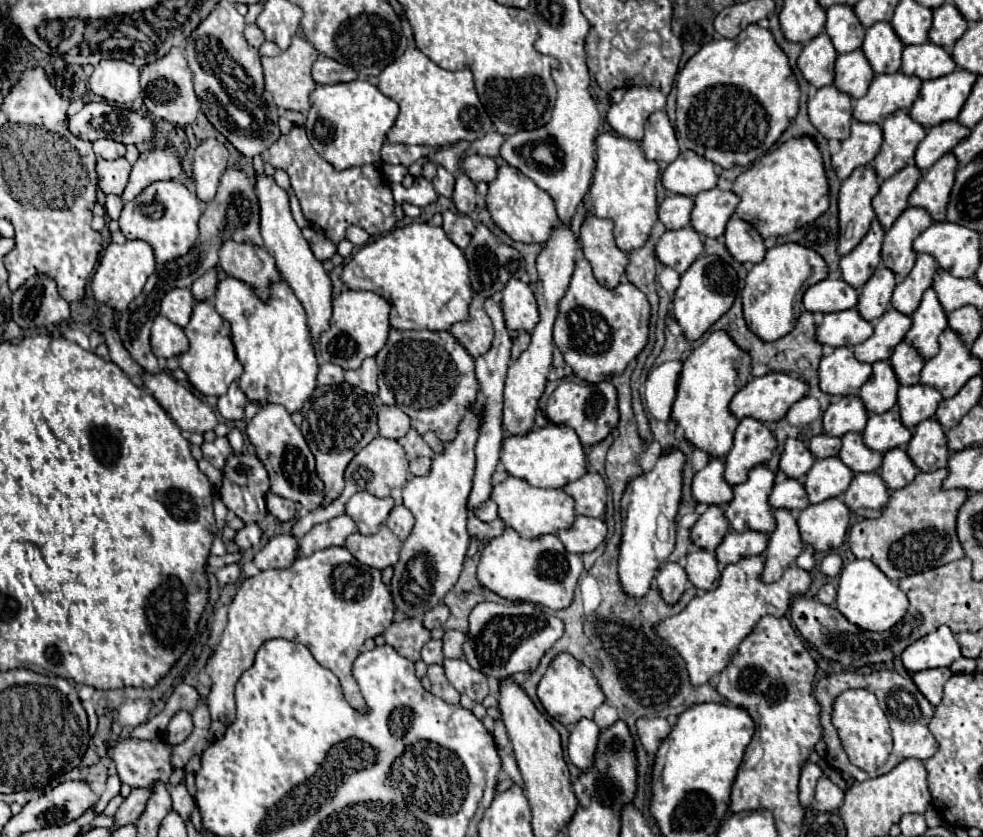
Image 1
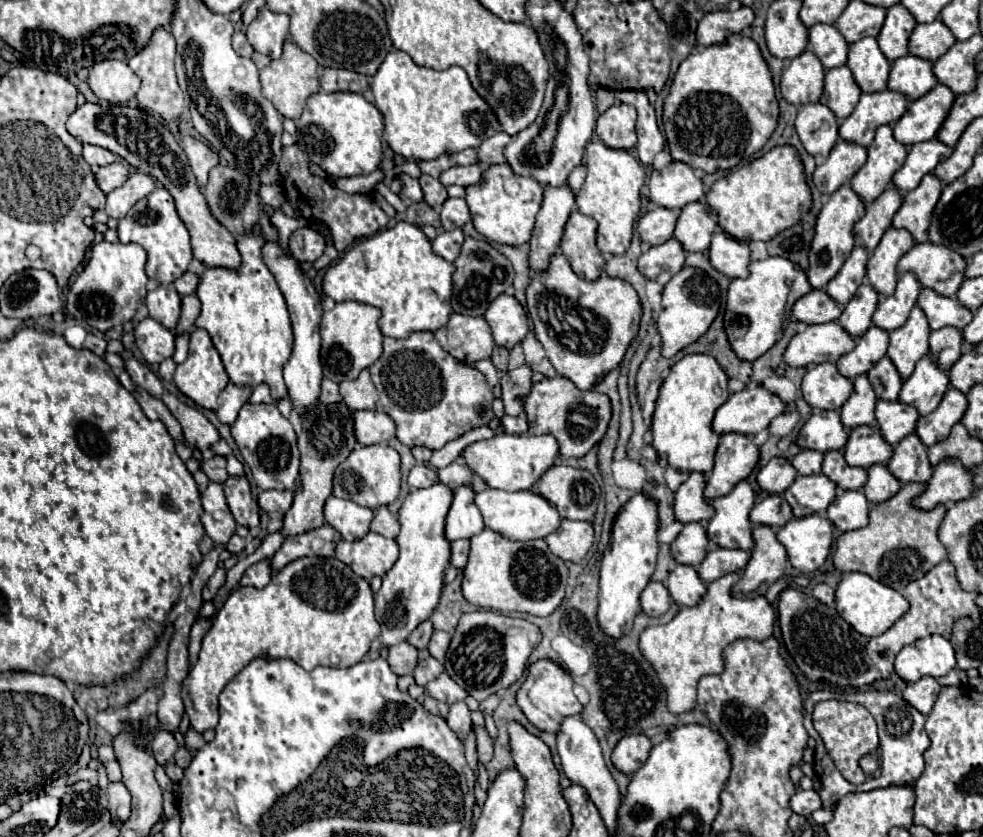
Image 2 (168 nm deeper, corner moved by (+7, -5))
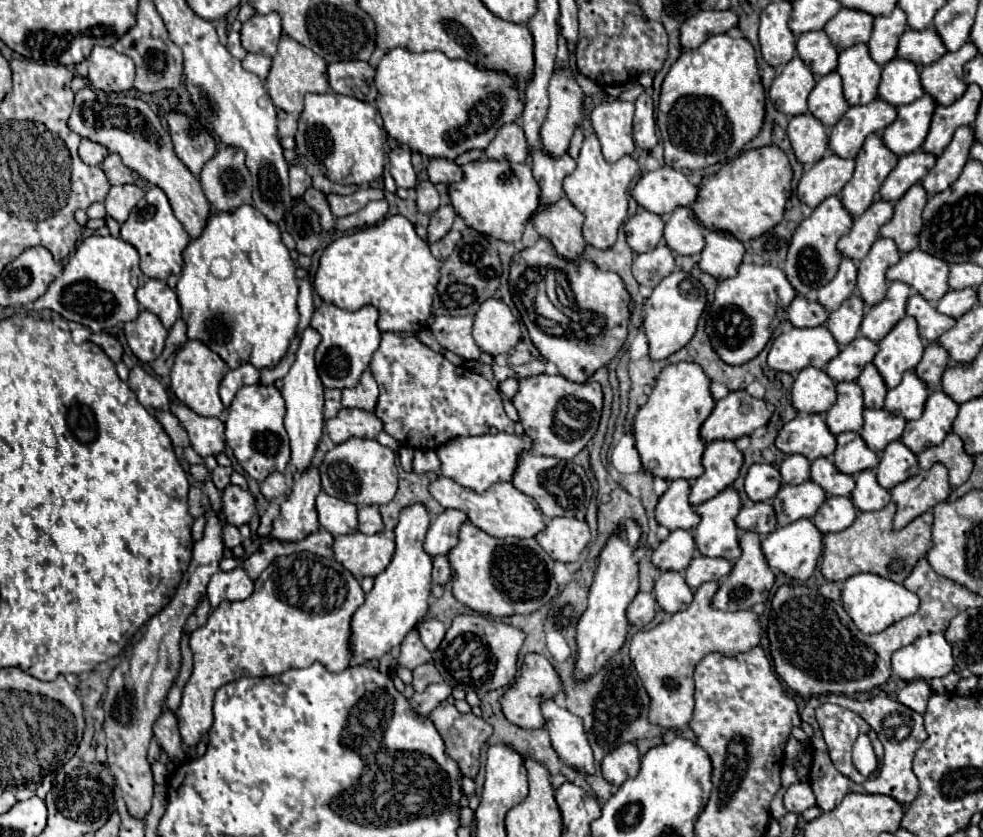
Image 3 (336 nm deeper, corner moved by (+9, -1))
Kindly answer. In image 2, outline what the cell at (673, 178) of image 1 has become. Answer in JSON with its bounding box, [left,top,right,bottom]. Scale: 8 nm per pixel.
[647,162,705,210]

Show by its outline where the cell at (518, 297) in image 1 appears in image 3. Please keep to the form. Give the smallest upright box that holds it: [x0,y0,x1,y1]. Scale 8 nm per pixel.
[473,298,521,354]

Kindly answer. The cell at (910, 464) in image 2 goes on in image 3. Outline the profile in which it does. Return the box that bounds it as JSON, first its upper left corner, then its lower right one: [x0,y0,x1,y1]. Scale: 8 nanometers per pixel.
[875,440,921,490]

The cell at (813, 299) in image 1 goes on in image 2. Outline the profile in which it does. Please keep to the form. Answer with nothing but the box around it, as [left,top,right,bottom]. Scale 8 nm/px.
[793,290,841,324]

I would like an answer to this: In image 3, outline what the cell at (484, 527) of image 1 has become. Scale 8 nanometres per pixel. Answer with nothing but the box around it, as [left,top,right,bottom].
[433,556,451,584]

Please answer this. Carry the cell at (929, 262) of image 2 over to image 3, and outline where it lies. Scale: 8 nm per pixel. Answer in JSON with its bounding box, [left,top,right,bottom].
[887,248,949,300]

